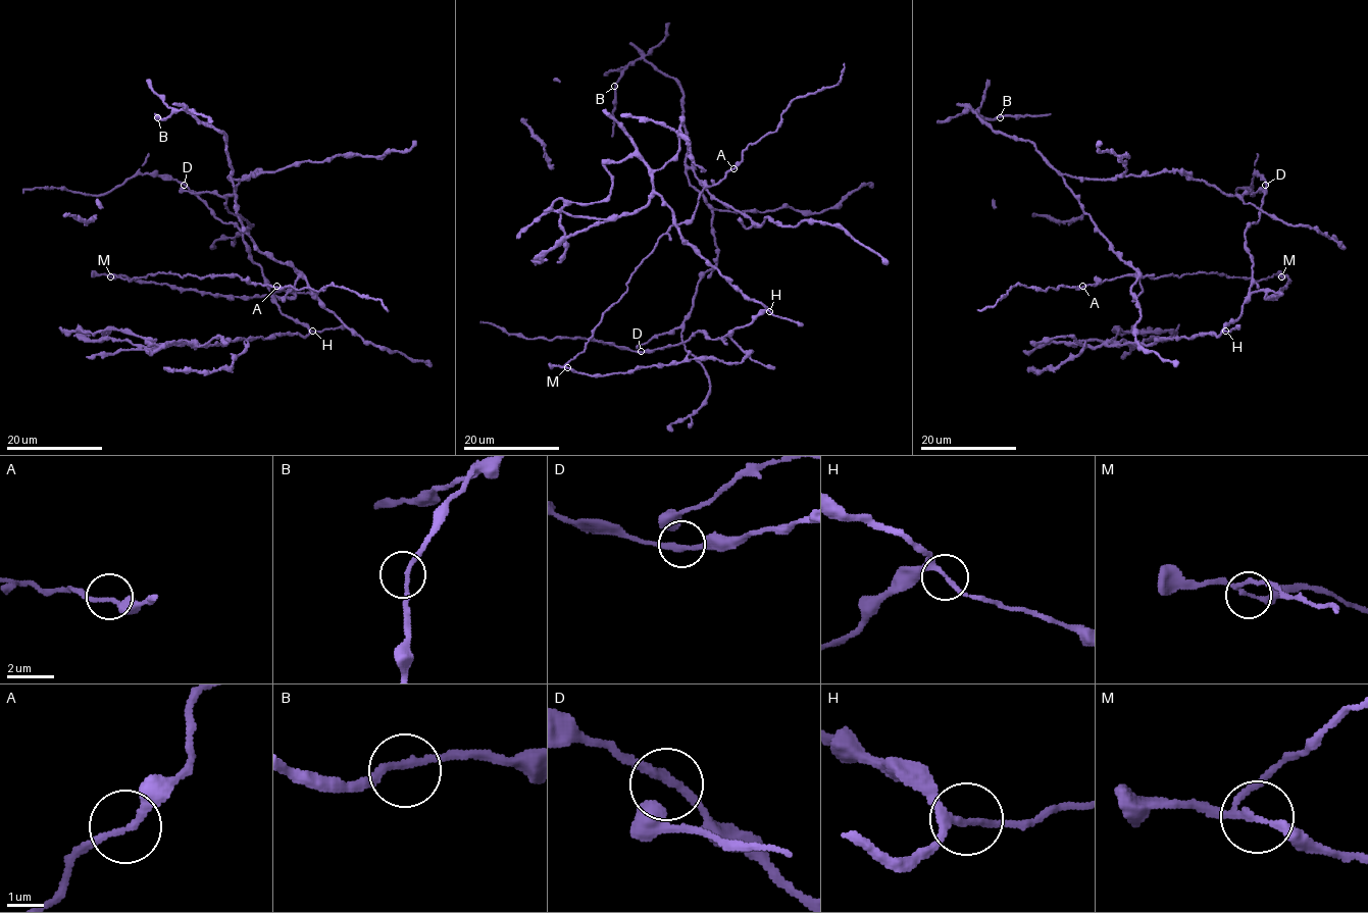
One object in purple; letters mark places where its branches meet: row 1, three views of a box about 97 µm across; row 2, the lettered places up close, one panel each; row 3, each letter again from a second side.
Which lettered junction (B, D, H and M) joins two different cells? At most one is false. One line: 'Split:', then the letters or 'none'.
Split: M

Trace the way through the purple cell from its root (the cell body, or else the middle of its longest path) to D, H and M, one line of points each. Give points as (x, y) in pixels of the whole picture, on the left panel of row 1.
D: (255, 262), (243, 233), (233, 223), (218, 219), (184, 185)
H: (255, 262), (261, 268), (264, 284), (279, 310), (312, 331)
M: (255, 262), (271, 293), (293, 295), (224, 297), (110, 276)

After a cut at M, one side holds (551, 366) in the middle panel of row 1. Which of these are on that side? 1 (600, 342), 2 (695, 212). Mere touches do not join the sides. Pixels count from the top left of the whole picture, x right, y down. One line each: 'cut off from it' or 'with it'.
1: cut off from it
2: with it

